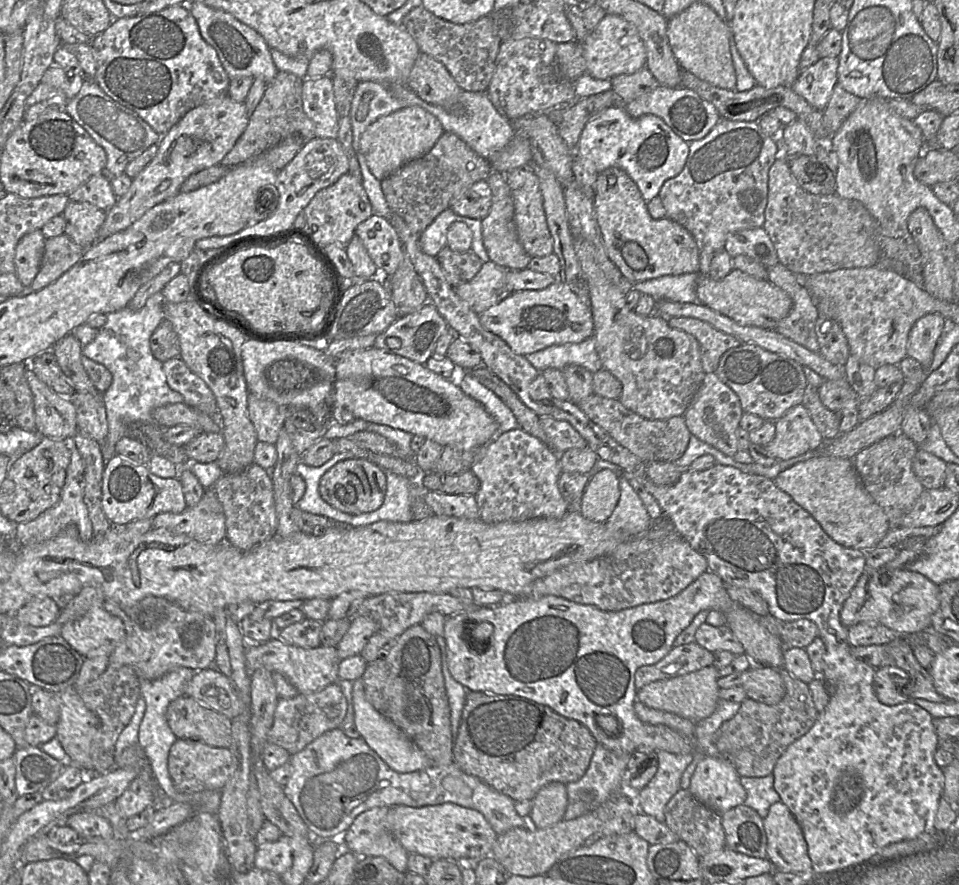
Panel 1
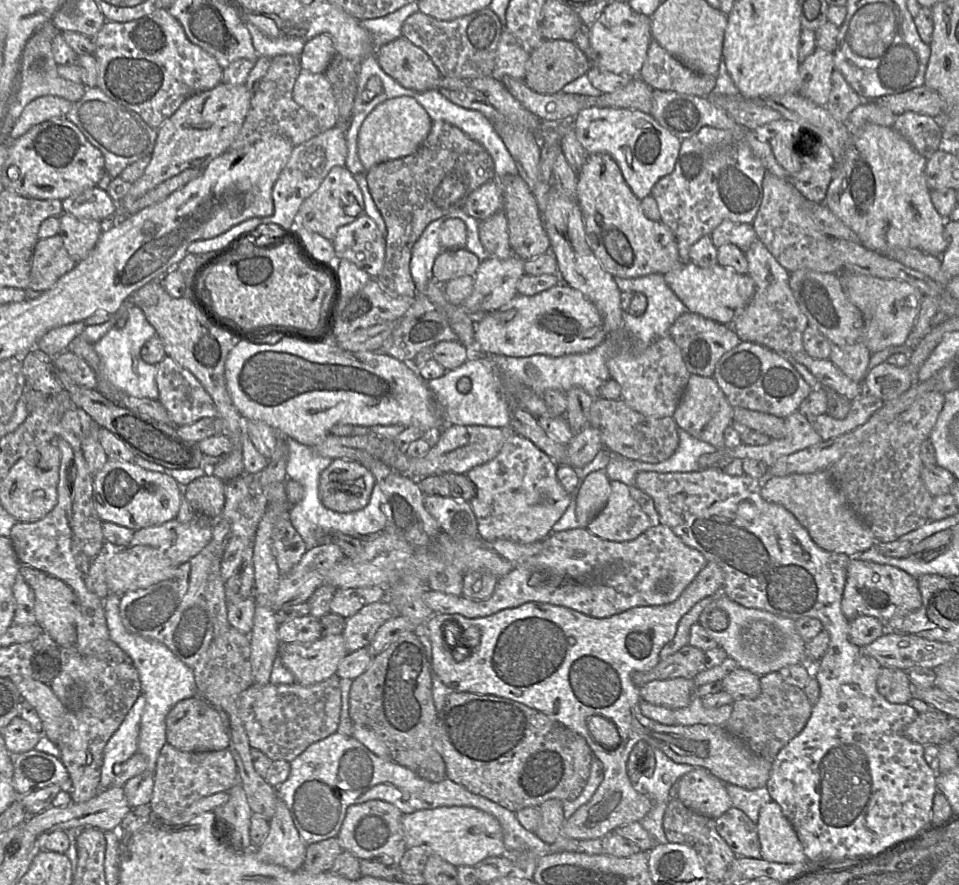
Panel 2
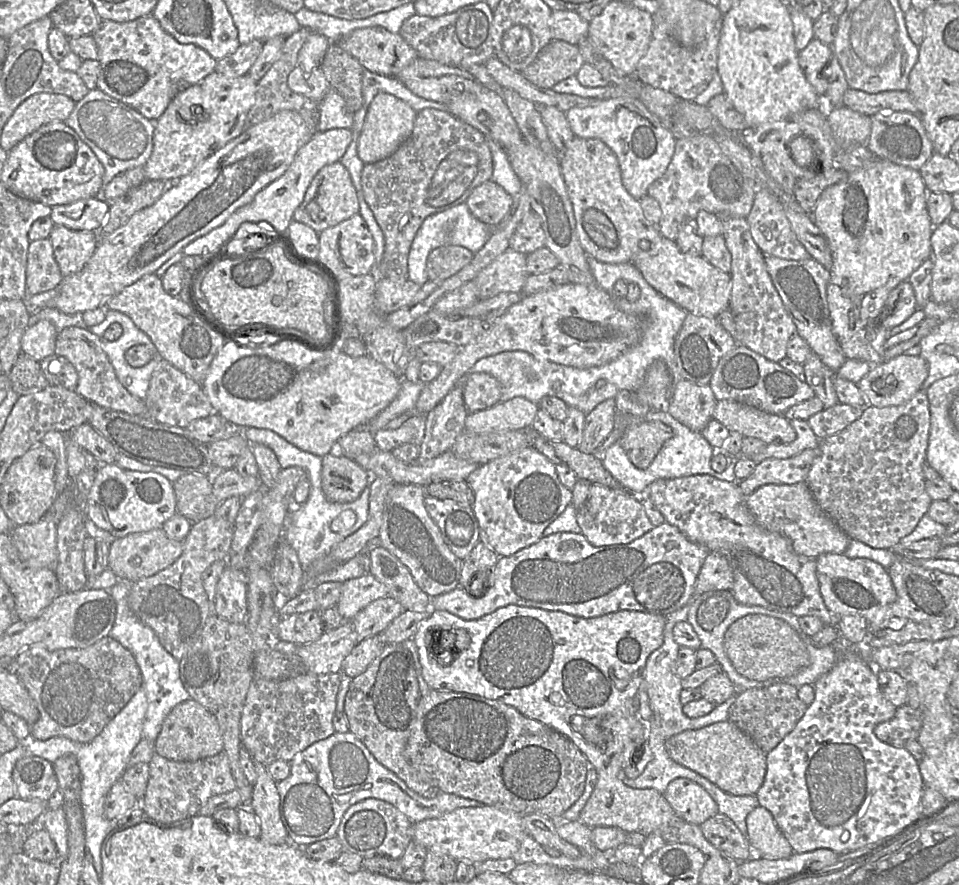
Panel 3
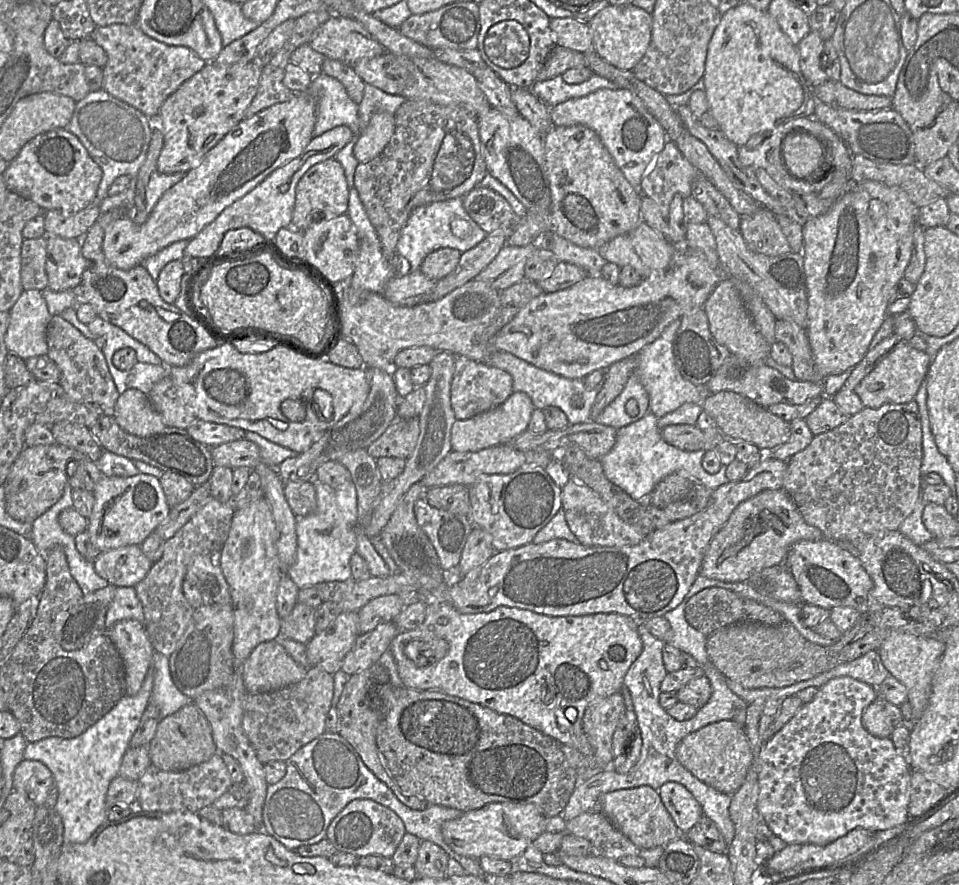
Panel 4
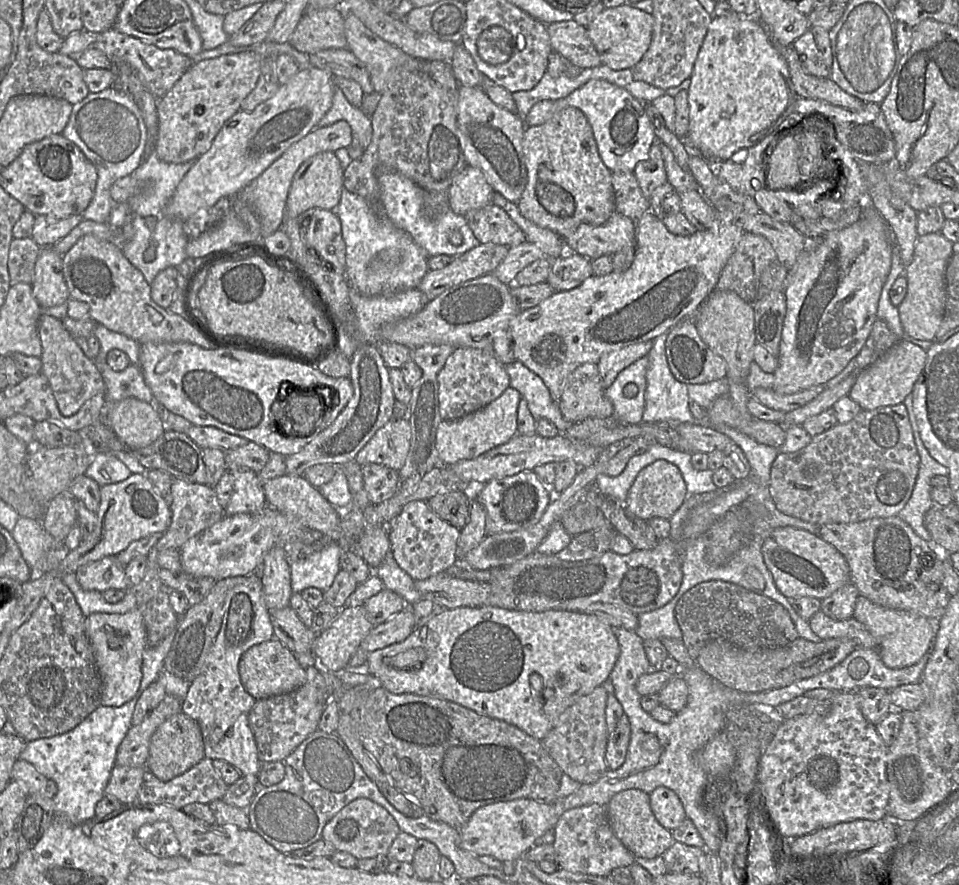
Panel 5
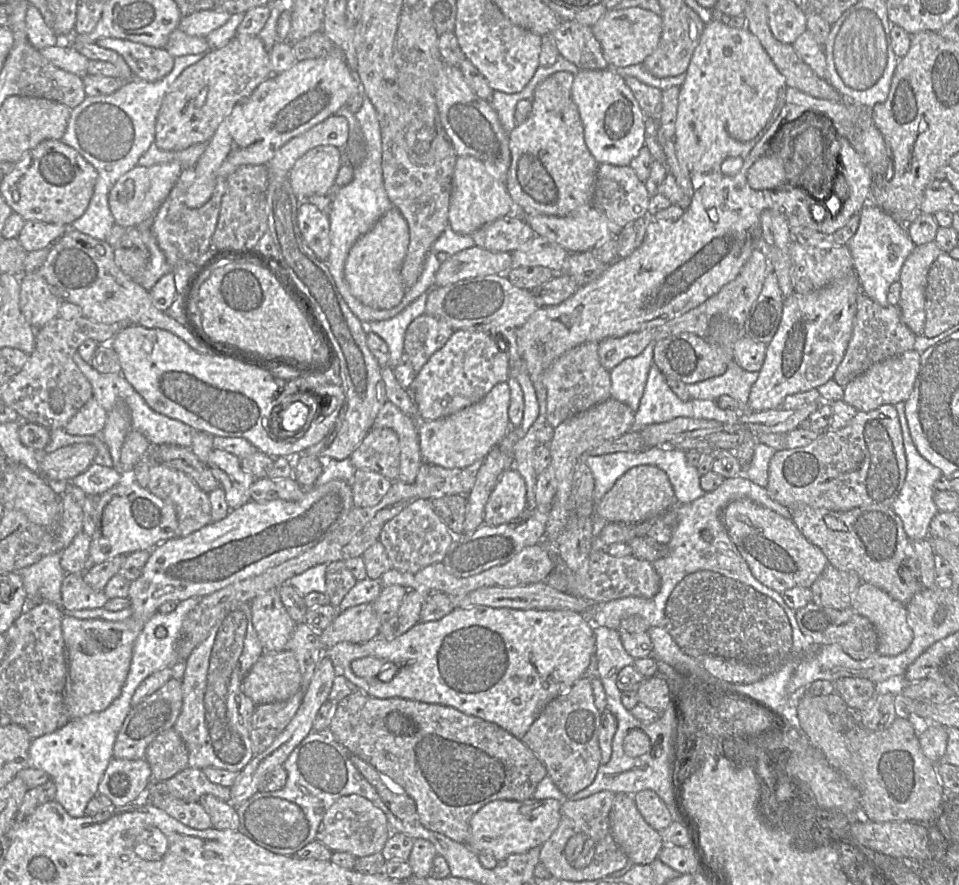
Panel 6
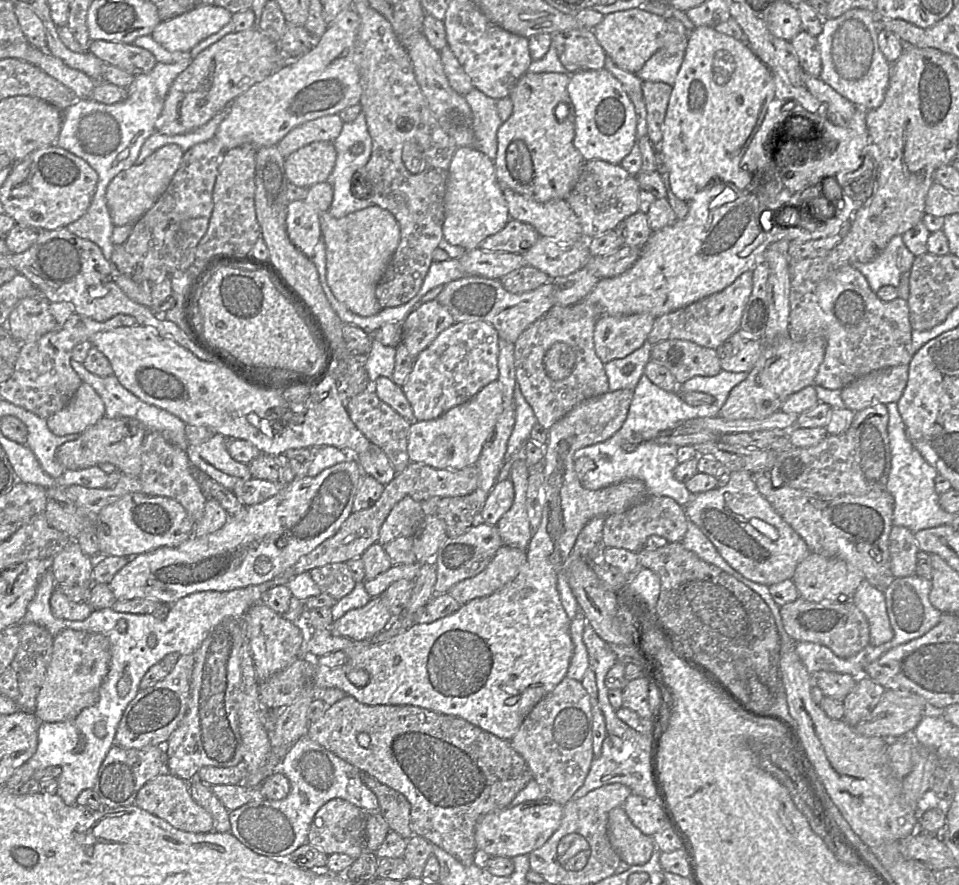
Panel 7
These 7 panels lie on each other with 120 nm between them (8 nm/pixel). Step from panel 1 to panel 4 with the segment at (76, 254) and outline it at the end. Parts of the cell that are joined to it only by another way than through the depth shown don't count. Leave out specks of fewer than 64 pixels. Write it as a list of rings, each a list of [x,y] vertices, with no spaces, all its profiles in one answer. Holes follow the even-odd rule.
[[[47,237],[24,239],[21,247],[21,285],[24,290],[48,289],[45,269]]]

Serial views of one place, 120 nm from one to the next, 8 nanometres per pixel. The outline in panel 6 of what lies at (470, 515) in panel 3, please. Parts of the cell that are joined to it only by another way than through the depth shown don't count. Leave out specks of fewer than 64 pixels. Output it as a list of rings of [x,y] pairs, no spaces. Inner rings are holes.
[[[419,499],[383,526],[379,541],[383,544],[395,570],[416,573],[426,566],[441,563],[454,537],[436,513],[431,500]]]

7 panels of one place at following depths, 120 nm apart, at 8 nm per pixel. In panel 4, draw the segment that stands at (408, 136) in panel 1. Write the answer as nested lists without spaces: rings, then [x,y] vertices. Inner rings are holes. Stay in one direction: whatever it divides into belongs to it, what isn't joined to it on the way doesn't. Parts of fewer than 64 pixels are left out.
[[[377,111],[360,134],[353,153],[359,163],[366,163],[379,156],[389,143],[395,130],[394,115]]]

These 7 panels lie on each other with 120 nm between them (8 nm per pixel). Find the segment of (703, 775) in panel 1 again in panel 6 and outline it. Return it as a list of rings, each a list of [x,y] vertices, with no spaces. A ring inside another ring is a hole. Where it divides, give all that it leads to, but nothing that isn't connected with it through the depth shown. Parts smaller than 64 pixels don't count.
[[[642,790],[633,795],[643,819],[653,829],[661,831],[673,822],[673,817],[661,798],[652,790]]]

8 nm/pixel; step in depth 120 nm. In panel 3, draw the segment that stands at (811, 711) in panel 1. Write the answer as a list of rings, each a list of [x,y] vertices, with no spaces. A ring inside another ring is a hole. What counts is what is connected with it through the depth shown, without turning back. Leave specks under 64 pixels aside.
[[[751,688],[738,691],[736,700],[729,707],[728,720],[749,735],[764,753],[768,753],[794,729],[806,709],[807,705],[798,697],[775,699],[767,693],[766,688]]]

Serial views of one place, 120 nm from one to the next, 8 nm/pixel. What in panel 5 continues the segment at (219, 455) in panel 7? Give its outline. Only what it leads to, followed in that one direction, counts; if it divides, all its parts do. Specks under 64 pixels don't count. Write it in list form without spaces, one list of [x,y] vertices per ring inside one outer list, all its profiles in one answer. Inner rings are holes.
[[[227,469],[234,479],[233,493],[225,508],[225,516],[258,513],[267,507],[265,493],[257,473],[249,469]]]

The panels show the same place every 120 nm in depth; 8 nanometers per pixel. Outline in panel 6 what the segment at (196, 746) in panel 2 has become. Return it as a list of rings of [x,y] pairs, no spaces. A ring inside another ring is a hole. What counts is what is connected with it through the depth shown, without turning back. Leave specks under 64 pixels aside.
[[[174,727],[155,737],[144,758],[152,771],[151,783],[170,779],[188,767],[188,750]]]

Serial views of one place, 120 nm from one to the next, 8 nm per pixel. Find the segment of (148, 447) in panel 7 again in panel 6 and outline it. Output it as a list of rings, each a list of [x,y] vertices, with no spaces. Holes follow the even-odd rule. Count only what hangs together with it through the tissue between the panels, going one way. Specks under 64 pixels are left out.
[[[150,462],[149,476],[147,489],[175,507],[178,519],[177,537],[186,537],[212,522],[209,494],[201,490],[190,476],[162,463],[153,462]]]

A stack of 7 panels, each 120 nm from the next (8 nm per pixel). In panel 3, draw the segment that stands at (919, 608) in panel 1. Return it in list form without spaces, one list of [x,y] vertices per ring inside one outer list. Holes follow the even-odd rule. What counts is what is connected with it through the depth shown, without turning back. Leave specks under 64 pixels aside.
[[[824,553],[815,560],[821,596],[835,617],[856,614],[869,620],[878,610],[897,599],[887,569],[873,560],[848,558],[845,554],[836,553]]]

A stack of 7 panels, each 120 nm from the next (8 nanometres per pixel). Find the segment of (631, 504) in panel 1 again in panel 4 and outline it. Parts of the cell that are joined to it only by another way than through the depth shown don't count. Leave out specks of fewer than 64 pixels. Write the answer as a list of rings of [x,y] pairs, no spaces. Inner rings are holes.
[[[569,480],[561,488],[561,509],[566,522],[578,542],[588,547],[633,546],[640,543],[643,534],[624,522],[591,488],[575,480]]]

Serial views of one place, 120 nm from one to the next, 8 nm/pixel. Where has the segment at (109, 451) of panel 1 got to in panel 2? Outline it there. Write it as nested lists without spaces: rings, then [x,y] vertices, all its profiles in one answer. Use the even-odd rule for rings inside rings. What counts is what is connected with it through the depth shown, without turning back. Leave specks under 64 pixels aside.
[[[131,307],[128,314],[128,321],[123,328],[114,326],[115,316],[113,314],[103,324],[86,325],[81,336],[94,344],[94,349],[102,361],[102,374],[113,386],[133,397],[158,400],[157,365],[146,363],[140,355],[142,346],[156,335],[156,331],[139,307]]]

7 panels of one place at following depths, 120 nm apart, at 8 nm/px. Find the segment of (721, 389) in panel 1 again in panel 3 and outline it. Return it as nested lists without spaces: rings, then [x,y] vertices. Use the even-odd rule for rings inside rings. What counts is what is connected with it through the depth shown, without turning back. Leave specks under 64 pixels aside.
[[[680,379],[672,393],[668,413],[694,432],[701,433],[710,420],[717,399],[709,386]]]

